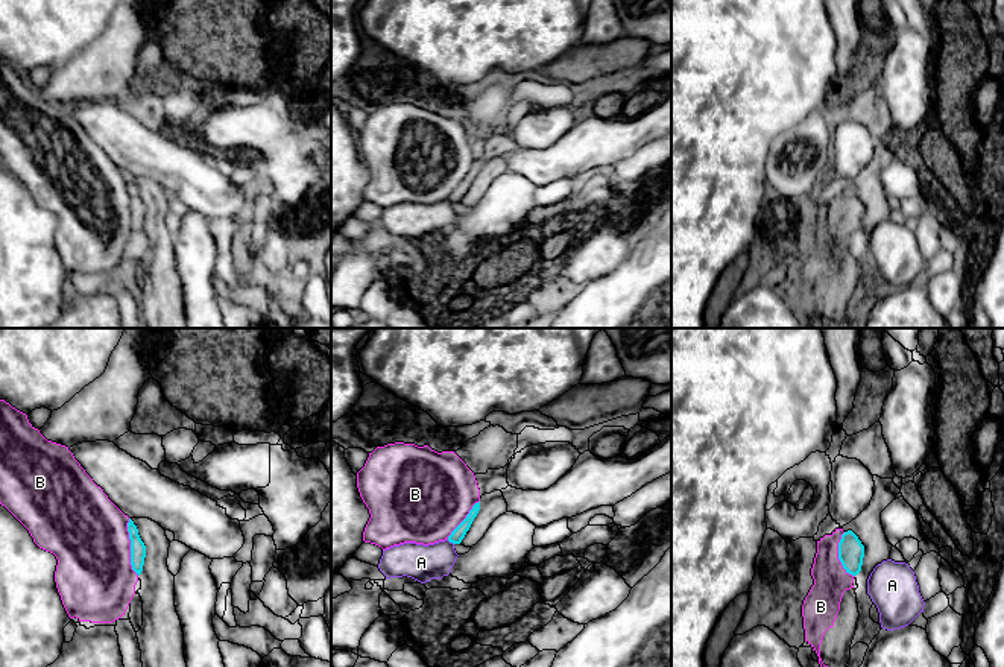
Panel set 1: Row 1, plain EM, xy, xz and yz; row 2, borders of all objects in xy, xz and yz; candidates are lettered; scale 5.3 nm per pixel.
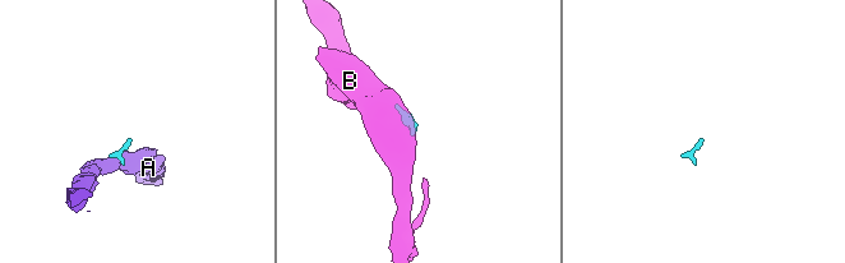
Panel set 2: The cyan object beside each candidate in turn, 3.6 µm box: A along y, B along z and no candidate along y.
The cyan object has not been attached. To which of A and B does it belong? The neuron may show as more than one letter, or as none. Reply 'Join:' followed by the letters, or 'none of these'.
Join: none of these

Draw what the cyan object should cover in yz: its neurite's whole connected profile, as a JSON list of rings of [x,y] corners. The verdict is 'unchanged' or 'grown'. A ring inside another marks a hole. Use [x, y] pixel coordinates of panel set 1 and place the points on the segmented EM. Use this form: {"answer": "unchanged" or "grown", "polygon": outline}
{"answer": "grown", "polygon": [[[879,421],[867,430],[846,436],[840,456],[860,460],[870,471],[875,482],[869,506],[841,527],[845,533],[838,542],[838,559],[846,573],[857,579],[858,585],[855,594],[860,617],[851,644],[852,649],[857,643],[869,646],[881,631],[881,624],[870,618],[873,602],[867,594],[867,579],[878,564],[890,559],[893,545],[884,533],[881,512],[902,494],[893,483],[896,473]]]}

